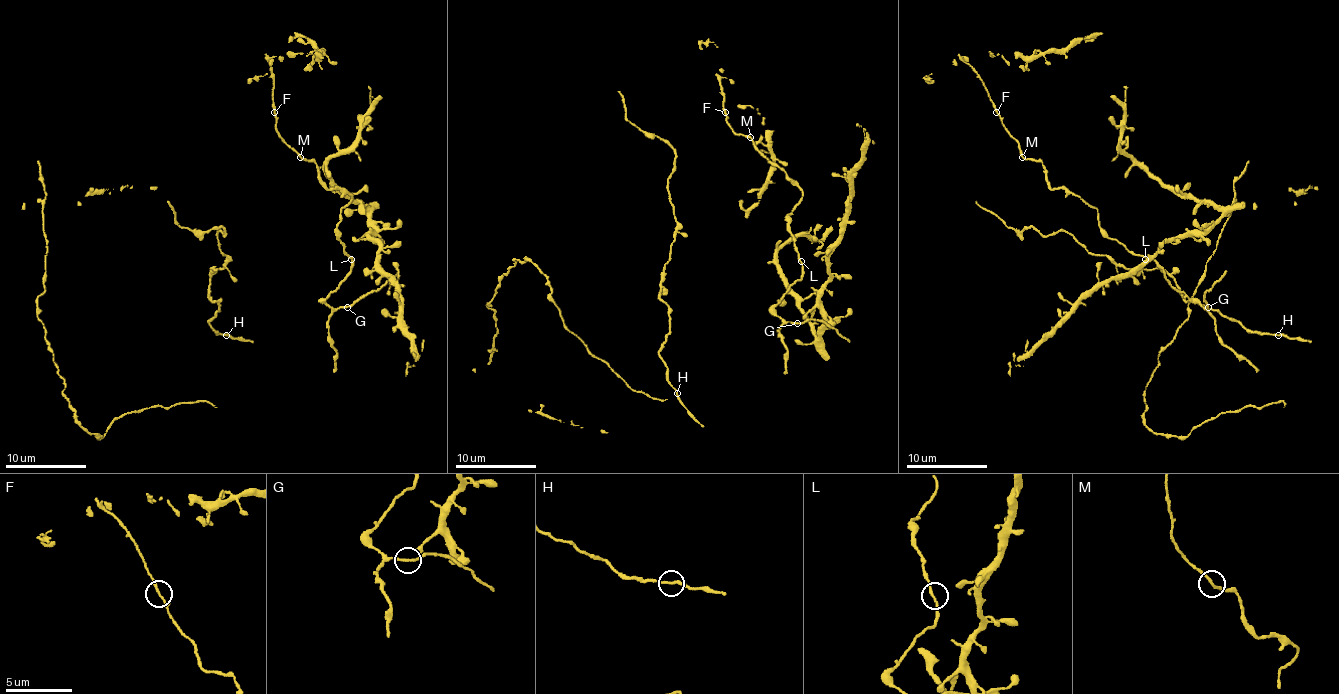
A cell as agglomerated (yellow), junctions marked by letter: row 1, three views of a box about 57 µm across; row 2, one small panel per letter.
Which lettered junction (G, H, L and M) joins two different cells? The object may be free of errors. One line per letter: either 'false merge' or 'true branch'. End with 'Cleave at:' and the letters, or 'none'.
G: true branch
H: true branch
L: true branch
M: true branch
Cleave at: none

